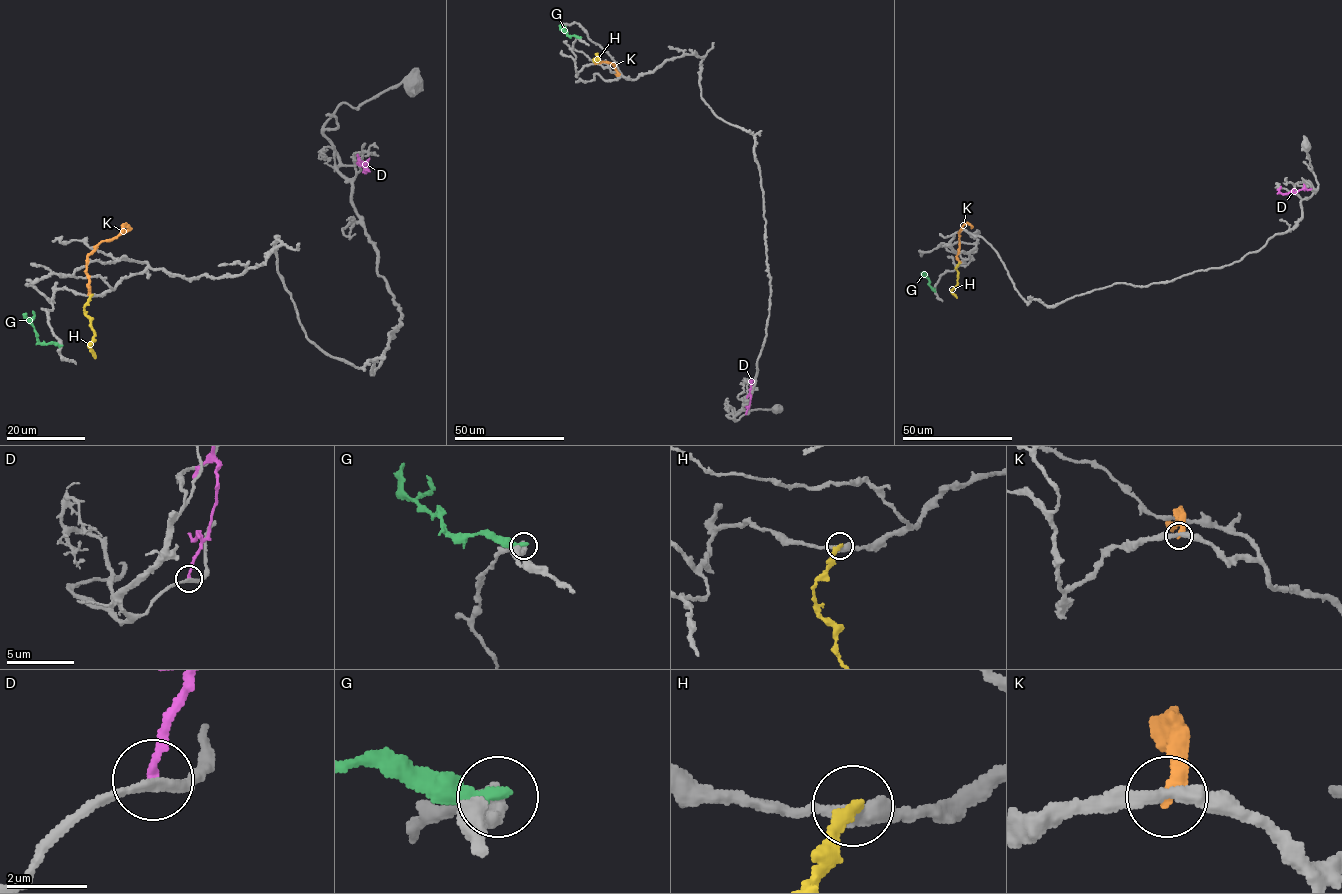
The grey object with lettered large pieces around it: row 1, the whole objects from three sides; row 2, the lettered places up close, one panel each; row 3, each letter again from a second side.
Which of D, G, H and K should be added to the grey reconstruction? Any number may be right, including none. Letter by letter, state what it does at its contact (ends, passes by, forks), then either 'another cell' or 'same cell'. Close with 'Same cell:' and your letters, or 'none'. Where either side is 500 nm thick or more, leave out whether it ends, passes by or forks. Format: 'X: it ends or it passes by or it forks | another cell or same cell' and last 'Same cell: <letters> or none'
D: it ends | another cell
G: it ends | another cell
H: it ends | another cell
K: it ends | another cell
Same cell: none

